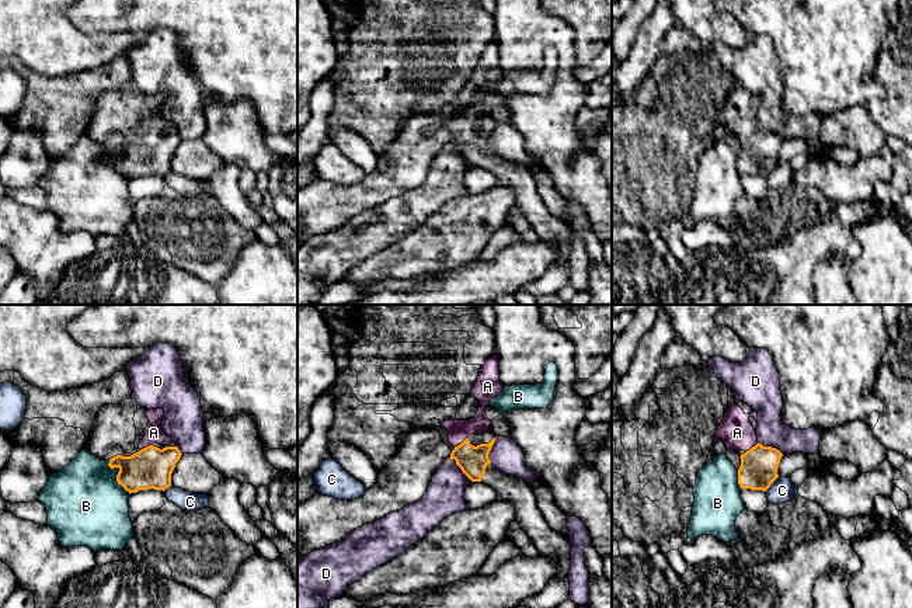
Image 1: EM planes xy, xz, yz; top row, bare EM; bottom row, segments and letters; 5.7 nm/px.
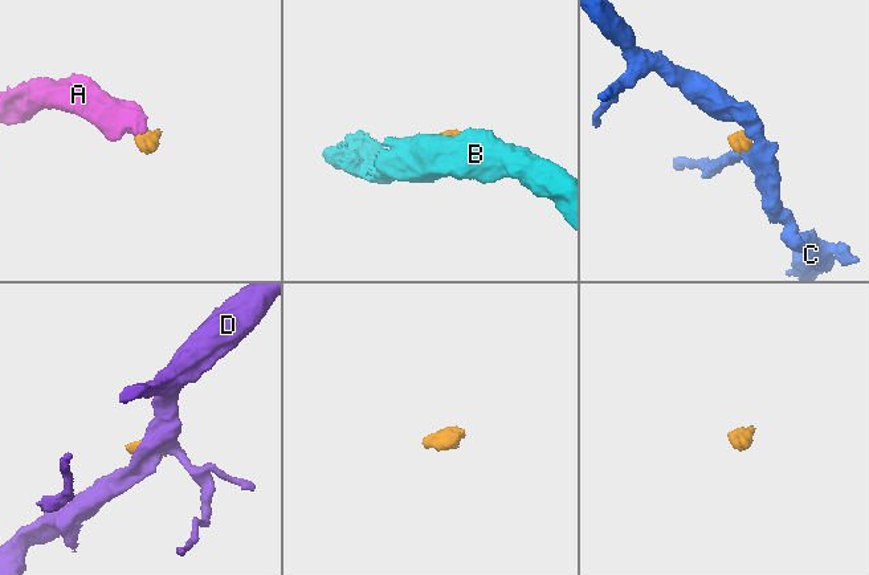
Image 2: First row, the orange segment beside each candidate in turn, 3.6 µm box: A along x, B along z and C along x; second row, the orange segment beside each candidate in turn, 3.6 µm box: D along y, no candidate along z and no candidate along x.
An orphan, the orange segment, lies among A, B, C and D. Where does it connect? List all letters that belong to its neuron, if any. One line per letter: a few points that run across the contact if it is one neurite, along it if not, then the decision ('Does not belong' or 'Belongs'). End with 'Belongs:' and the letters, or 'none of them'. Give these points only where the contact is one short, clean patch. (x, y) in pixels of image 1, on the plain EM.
A: Line: yz (758, 156), (758, 145), (752, 132), (737, 118). Belongs
B: Does not belong
C: Line: yz (779, 162), (765, 176). Does not belong
D: Line: xz (446, 146), (453, 145), (472, 166). Does not belong
Belongs: A

